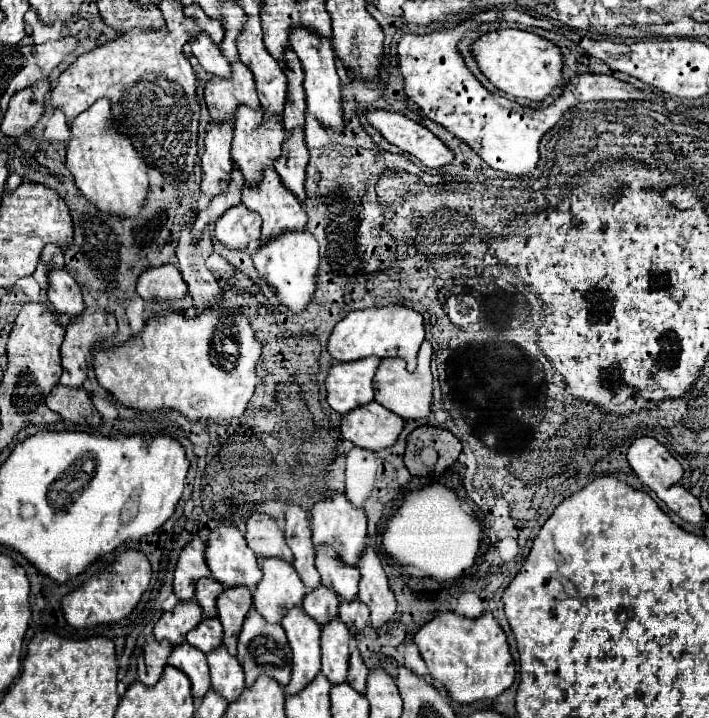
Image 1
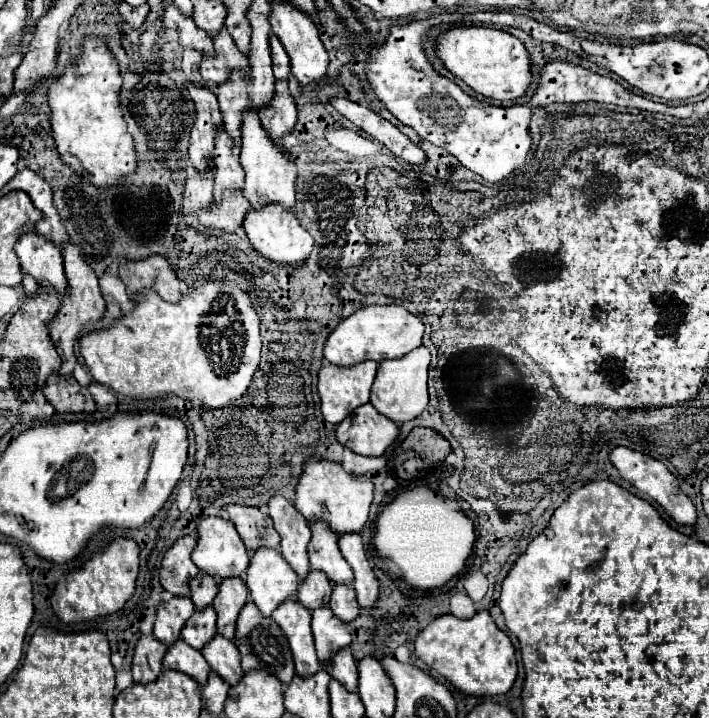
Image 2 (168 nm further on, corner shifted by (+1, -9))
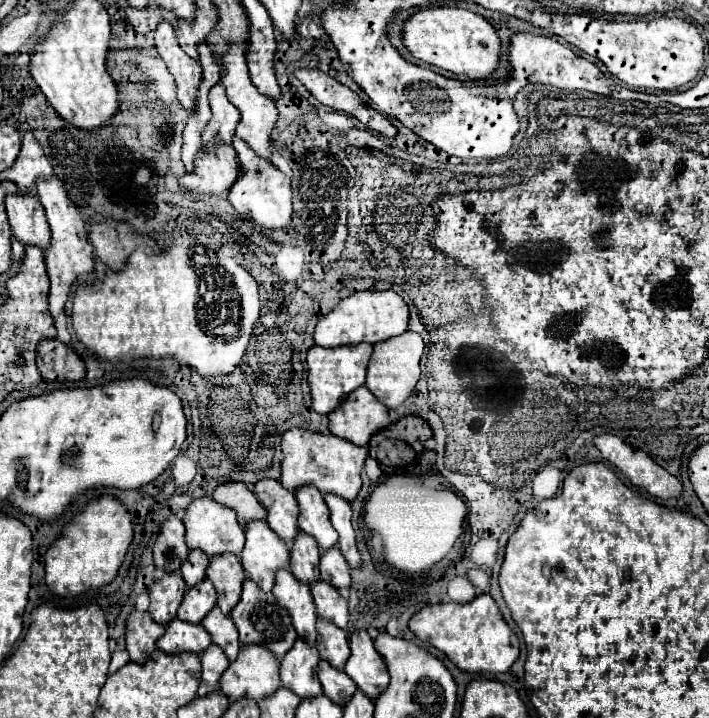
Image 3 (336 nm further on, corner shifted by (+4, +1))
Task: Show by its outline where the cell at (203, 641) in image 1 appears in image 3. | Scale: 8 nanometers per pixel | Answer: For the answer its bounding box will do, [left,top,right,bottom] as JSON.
[177,578,217,624]

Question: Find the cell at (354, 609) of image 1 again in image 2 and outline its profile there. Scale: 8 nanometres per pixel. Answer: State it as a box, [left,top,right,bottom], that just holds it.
[328,586,360,624]

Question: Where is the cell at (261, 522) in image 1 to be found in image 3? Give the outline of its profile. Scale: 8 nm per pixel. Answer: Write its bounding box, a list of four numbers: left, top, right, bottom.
[213,482,267,526]

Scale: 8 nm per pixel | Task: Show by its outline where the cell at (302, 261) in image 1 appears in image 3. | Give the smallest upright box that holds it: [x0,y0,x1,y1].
[229,136,291,228]

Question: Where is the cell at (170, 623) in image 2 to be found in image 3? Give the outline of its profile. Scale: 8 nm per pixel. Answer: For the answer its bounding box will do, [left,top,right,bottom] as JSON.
[149,572,187,626]

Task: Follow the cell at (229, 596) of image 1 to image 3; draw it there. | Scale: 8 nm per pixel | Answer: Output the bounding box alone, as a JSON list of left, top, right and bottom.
[207,554,245,614]

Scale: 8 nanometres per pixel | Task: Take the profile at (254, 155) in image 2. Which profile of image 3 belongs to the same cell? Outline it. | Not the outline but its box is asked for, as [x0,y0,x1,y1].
[221,46,277,158]

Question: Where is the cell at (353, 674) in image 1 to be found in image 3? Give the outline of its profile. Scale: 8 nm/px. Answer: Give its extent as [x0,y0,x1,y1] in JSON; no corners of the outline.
[317,622,351,668]

